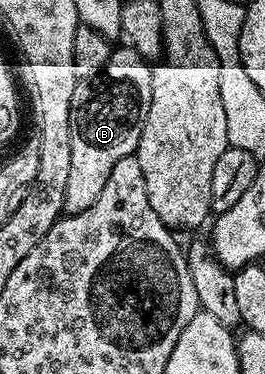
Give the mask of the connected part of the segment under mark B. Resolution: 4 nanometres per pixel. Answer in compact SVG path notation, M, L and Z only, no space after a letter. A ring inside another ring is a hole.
M117 47L102 73L77 82L75 95L71 95L71 176L67 178L66 214L87 211L99 199L103 187L107 187L111 167L119 159L136 154L139 135L143 135L143 123L147 123L147 111L151 107L152 78L153 71L146 58L134 49Z

